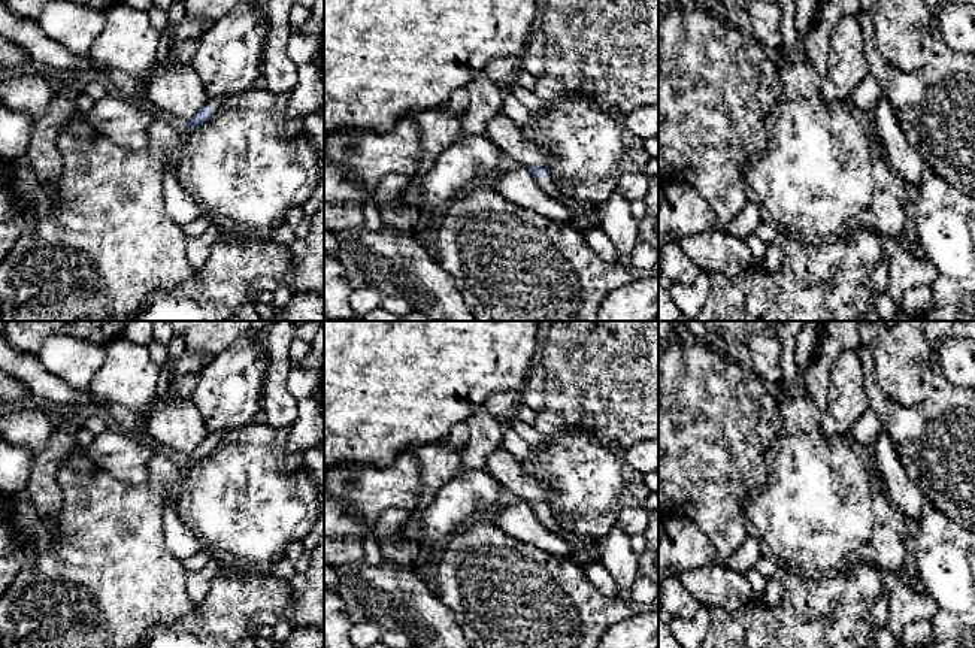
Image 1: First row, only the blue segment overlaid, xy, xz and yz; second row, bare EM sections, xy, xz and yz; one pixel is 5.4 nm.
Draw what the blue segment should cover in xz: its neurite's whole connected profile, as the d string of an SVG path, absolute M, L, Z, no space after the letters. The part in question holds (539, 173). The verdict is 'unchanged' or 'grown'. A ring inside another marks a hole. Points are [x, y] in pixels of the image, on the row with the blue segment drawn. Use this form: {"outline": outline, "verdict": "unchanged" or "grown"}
{"outline": "M524 166L529 169L530 175L539 182L542 191L545 191L549 197L554 197L560 202L564 202L569 208L576 208L572 199L566 199L564 194L560 191L558 185L549 176L546 167L536 167L536 166Z", "verdict": "grown"}

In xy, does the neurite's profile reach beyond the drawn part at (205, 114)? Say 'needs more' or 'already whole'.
needs more

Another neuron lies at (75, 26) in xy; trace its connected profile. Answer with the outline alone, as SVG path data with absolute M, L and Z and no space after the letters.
M64 0L49 1L37 18L49 37L75 54L88 54L106 25L106 10L90 9Z

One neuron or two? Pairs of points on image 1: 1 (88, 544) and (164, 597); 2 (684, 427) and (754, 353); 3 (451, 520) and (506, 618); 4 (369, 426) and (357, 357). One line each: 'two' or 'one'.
1: one
2: two
3: two
4: one

